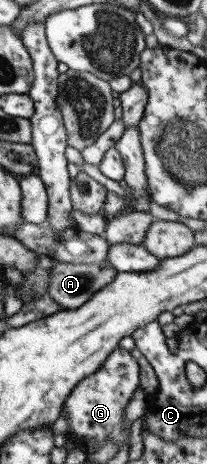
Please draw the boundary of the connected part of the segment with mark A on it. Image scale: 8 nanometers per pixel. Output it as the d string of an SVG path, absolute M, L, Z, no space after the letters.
M54 262L49 273L46 295L61 307L60 310L73 310L88 301L96 291L108 285L117 271L112 267L99 268L96 264L75 264L70 262Z

